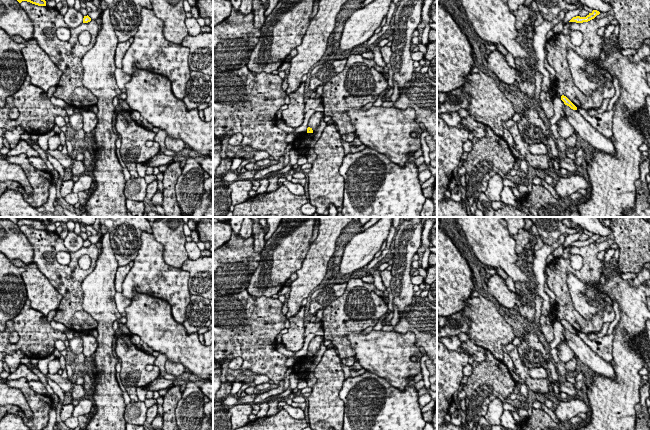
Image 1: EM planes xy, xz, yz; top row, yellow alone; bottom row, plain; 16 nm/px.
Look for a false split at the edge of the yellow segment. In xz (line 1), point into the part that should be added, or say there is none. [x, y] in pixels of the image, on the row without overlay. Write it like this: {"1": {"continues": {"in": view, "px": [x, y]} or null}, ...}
{"1": {"continues": null}}

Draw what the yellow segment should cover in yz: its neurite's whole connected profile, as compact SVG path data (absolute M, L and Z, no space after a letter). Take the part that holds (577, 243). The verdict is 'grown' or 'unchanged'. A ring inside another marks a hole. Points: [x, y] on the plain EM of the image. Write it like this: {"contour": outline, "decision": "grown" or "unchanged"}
{"contour": "M593 234L586 241L576 240L576 241L573 241L569 246L576 246L576 247L588 246L588 245L594 243L599 238L600 238L599 235Z", "decision": "unchanged"}

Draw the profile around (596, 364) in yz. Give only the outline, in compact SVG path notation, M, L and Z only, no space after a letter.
M564 331L565 341L574 355L582 361L591 372L615 380L616 374L610 363L598 356L577 334Z

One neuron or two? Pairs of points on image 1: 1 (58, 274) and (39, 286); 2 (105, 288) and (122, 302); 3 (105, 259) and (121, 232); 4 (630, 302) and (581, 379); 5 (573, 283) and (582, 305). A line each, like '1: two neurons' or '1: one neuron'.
1: two neurons
2: two neurons
3: two neurons
4: two neurons
5: one neuron

